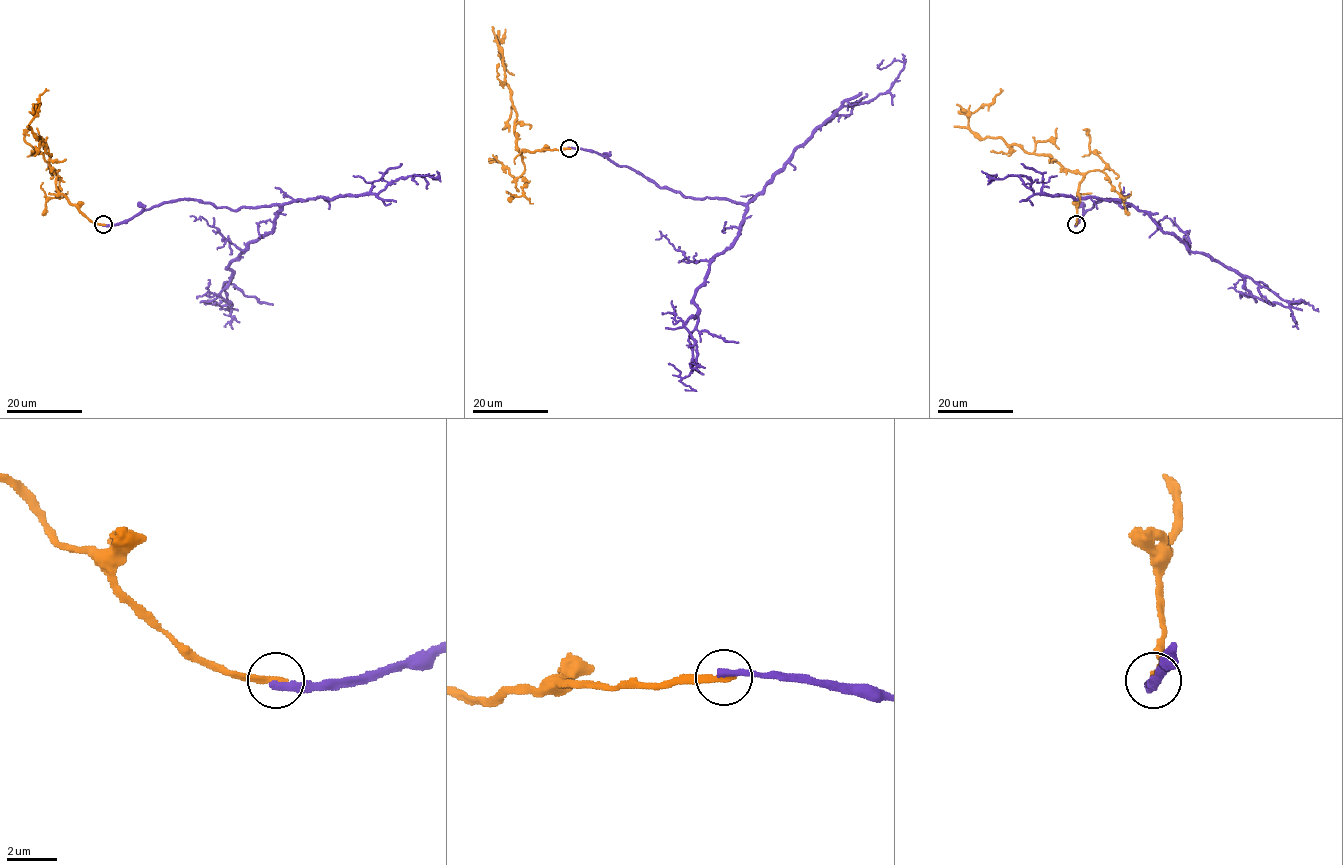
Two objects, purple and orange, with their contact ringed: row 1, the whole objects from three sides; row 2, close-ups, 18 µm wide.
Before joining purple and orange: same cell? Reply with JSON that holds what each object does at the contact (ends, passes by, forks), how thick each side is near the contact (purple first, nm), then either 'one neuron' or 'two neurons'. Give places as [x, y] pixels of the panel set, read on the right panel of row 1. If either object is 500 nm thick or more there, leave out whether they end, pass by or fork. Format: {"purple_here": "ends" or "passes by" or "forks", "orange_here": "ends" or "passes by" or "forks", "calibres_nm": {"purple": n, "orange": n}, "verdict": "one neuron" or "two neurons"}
{"purple_here": "ends", "orange_here": "ends", "calibres_nm": {"purple": 320, "orange": 260}, "verdict": "two neurons"}

